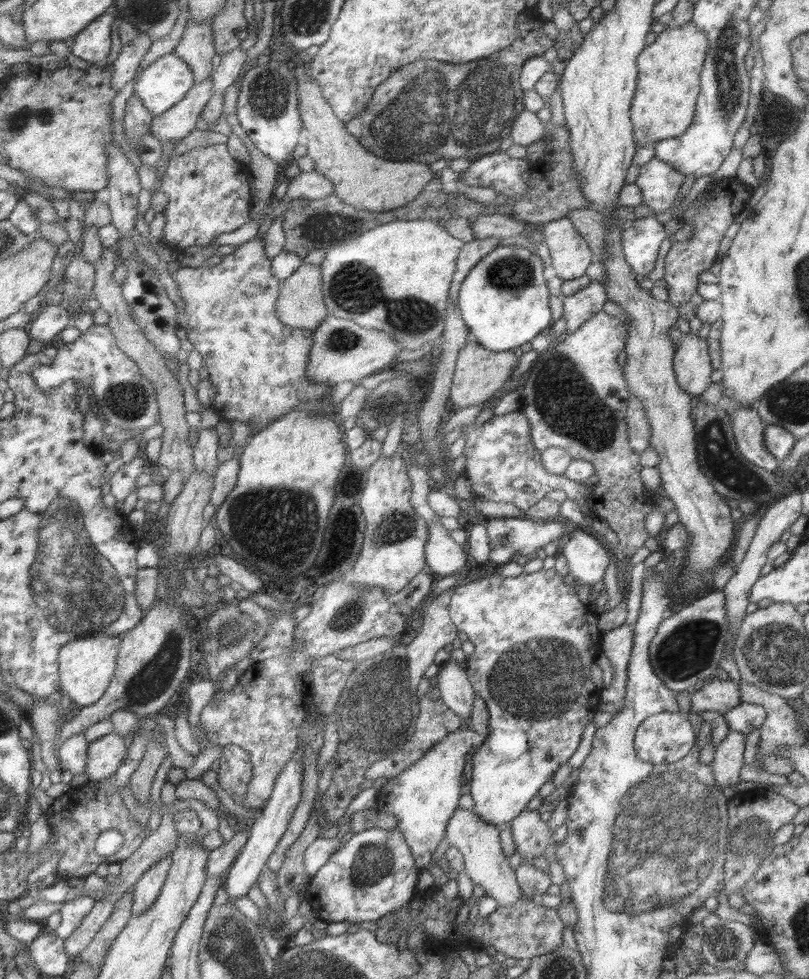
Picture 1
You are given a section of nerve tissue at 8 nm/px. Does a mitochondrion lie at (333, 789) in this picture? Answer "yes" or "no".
no

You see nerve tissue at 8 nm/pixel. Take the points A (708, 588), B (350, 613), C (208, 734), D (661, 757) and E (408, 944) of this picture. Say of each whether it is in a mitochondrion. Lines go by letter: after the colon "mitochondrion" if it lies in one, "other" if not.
A: other
B: mitochondrion
C: other
D: mitochondrion
E: other

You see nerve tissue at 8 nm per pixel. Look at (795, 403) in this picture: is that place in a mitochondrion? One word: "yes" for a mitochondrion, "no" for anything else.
yes

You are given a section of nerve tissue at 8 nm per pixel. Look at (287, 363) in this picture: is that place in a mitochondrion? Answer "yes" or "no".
no

